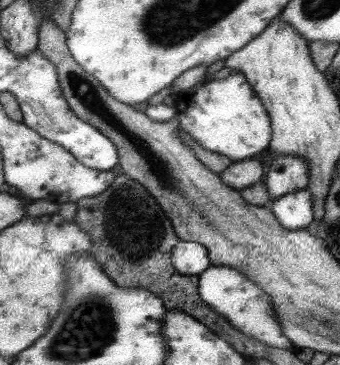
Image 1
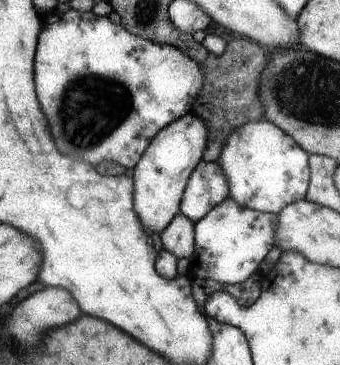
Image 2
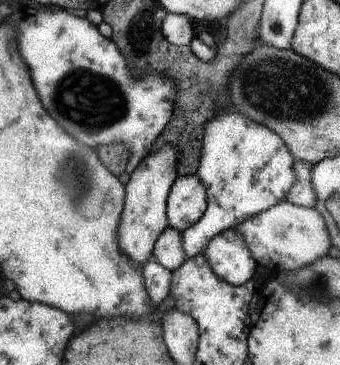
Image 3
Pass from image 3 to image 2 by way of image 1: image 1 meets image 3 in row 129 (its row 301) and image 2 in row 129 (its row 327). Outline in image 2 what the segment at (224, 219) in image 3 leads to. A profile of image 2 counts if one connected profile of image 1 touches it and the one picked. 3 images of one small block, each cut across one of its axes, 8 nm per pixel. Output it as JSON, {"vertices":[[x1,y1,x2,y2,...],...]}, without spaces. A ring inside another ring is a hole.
{"vertices":[[257,120,231,130,215,160,225,174,229,200,241,208,277,214,283,206,305,198,309,186,309,154,275,124]]}

